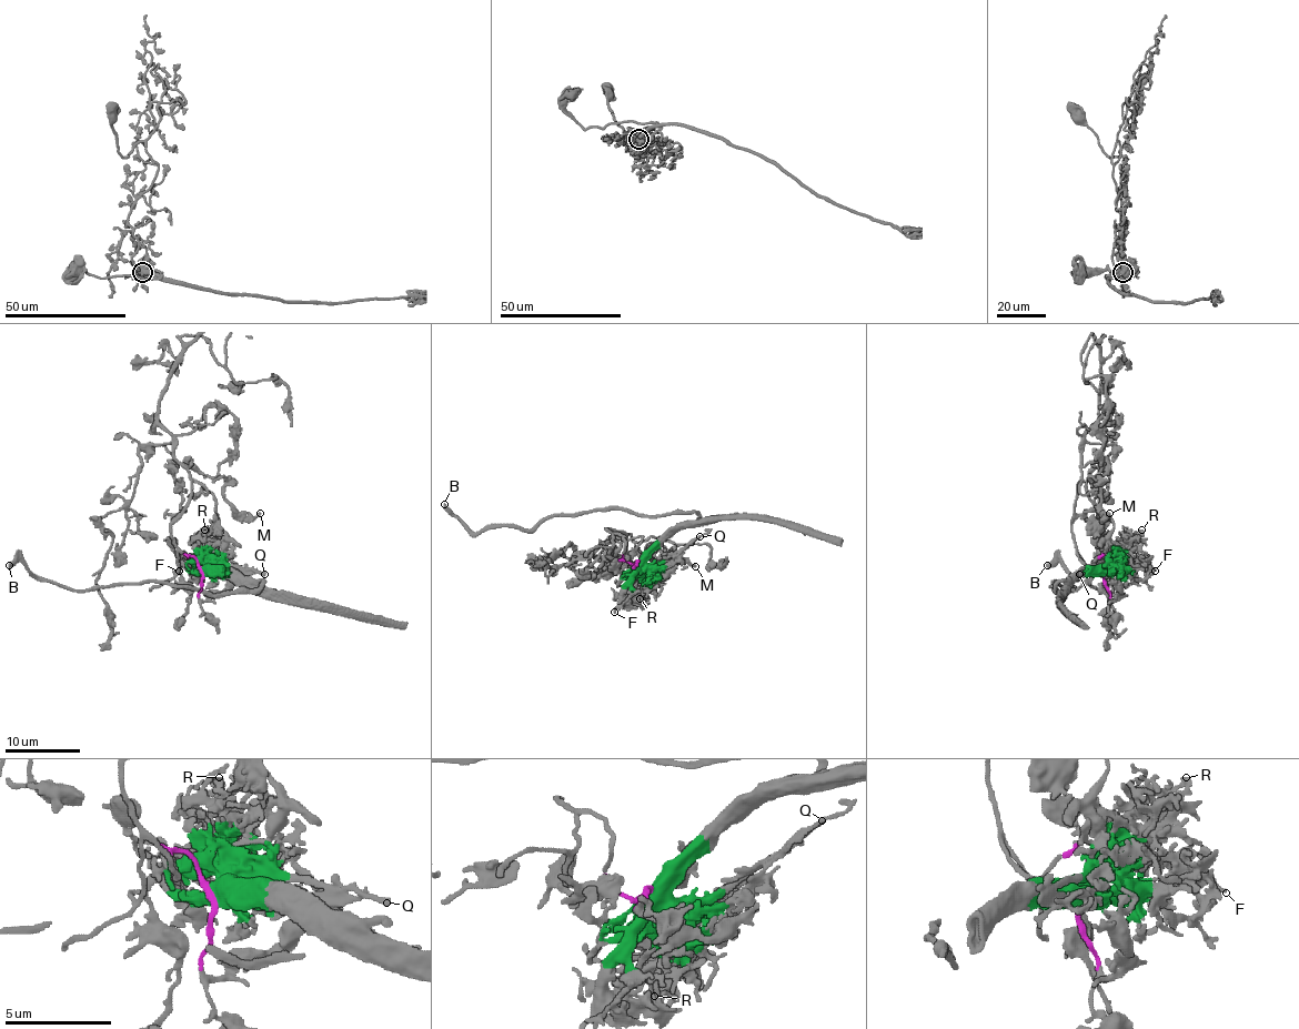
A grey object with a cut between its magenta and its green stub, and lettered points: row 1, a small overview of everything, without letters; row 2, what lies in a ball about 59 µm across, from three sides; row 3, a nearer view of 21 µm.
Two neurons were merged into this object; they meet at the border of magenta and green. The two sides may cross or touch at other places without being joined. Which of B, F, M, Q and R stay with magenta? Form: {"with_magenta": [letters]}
{"with_magenta": ["M"]}

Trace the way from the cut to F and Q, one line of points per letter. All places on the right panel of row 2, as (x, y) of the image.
F: (1106, 571), (1151, 567), (1155, 571)
Q: (1106, 571), (1106, 565), (1079, 574)

